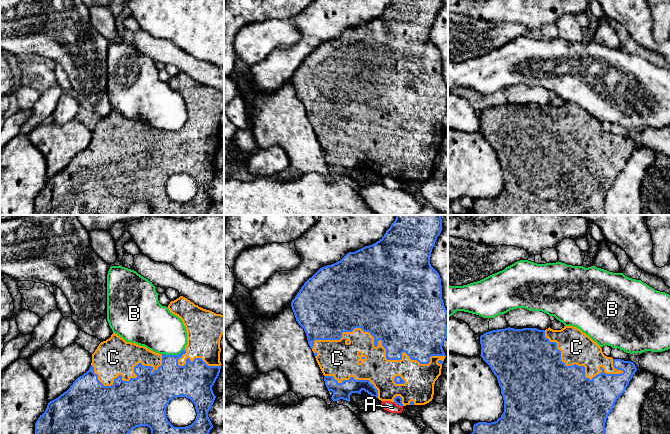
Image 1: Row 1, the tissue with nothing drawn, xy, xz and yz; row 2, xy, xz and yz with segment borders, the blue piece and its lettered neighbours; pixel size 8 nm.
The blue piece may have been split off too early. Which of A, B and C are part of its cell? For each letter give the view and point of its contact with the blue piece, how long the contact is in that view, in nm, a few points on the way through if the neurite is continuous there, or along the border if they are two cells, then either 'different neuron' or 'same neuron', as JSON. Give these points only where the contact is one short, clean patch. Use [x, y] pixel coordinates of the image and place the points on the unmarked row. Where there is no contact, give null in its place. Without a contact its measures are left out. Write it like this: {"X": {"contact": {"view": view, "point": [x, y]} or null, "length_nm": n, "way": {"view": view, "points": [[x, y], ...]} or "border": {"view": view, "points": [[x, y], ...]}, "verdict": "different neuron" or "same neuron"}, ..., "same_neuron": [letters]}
{"A": {"contact": {"view": "xz", "point": [398, 180]}, "length_nm": 80, "border": {"view": "xz", "points": [[394, 177], [402, 182]]}, "verdict": "different neuron"}, "B": {"contact": {"view": "xy", "point": [173, 131]}, "length_nm": 190, "border": {"view": "xy", "points": [[184, 124], [177, 130], [162, 130]]}, "verdict": "different neuron"}, "C": {"contact": {"view": "xz", "point": [379, 115]}, "length_nm": 1100, "verdict": "same neuron"}, "same_neuron": ["C"]}

